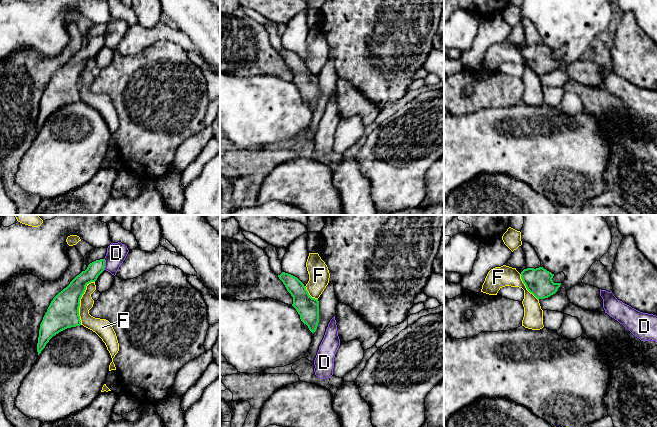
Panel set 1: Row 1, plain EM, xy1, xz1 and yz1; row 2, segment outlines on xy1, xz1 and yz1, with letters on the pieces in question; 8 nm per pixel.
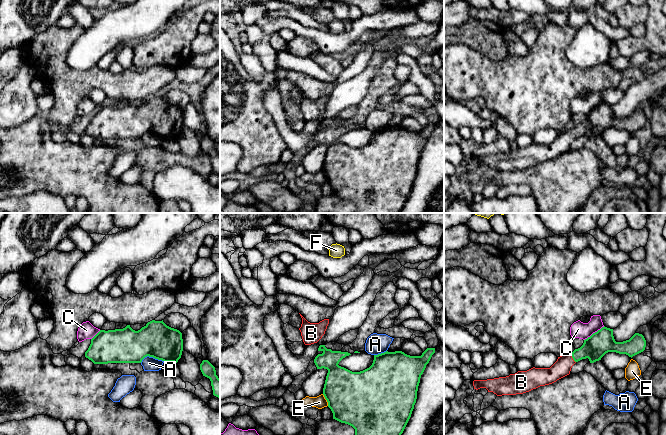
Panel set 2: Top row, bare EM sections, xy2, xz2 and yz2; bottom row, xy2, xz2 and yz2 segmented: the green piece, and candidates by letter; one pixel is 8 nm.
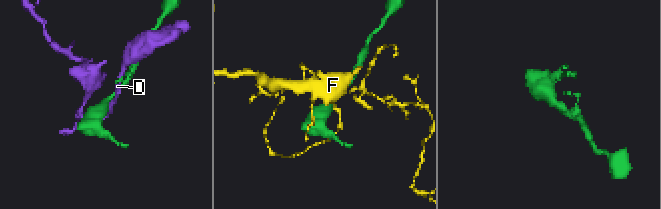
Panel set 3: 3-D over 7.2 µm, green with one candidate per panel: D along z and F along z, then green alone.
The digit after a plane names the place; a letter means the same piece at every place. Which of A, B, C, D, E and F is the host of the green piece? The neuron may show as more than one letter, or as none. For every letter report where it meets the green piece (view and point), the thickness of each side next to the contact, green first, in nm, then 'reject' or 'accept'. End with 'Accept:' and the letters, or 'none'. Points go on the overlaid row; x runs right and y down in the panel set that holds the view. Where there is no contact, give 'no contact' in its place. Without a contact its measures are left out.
A: meets green in xy2 at (152, 356); 280 nm thick on the green side, 110 nm on the other; reject
B: meets green in yz2 at (573, 359); 190 nm thick on the green side, 140 nm on the other; accept
C: meets green in yz2 at (595, 332); 190 nm thick on the green side, 140 nm on the other; reject
D: meets green in xy1 at (104, 264); 120 nm thick on the green side, 160 nm on the other; reject
E: meets green in xz2 at (326, 399); 440 nm thick on the green side, 100 nm on the other; reject
F: meets green in xy1 at (79, 301); 260 nm thick on the green side, 120 nm on the other; reject
Accept: B

